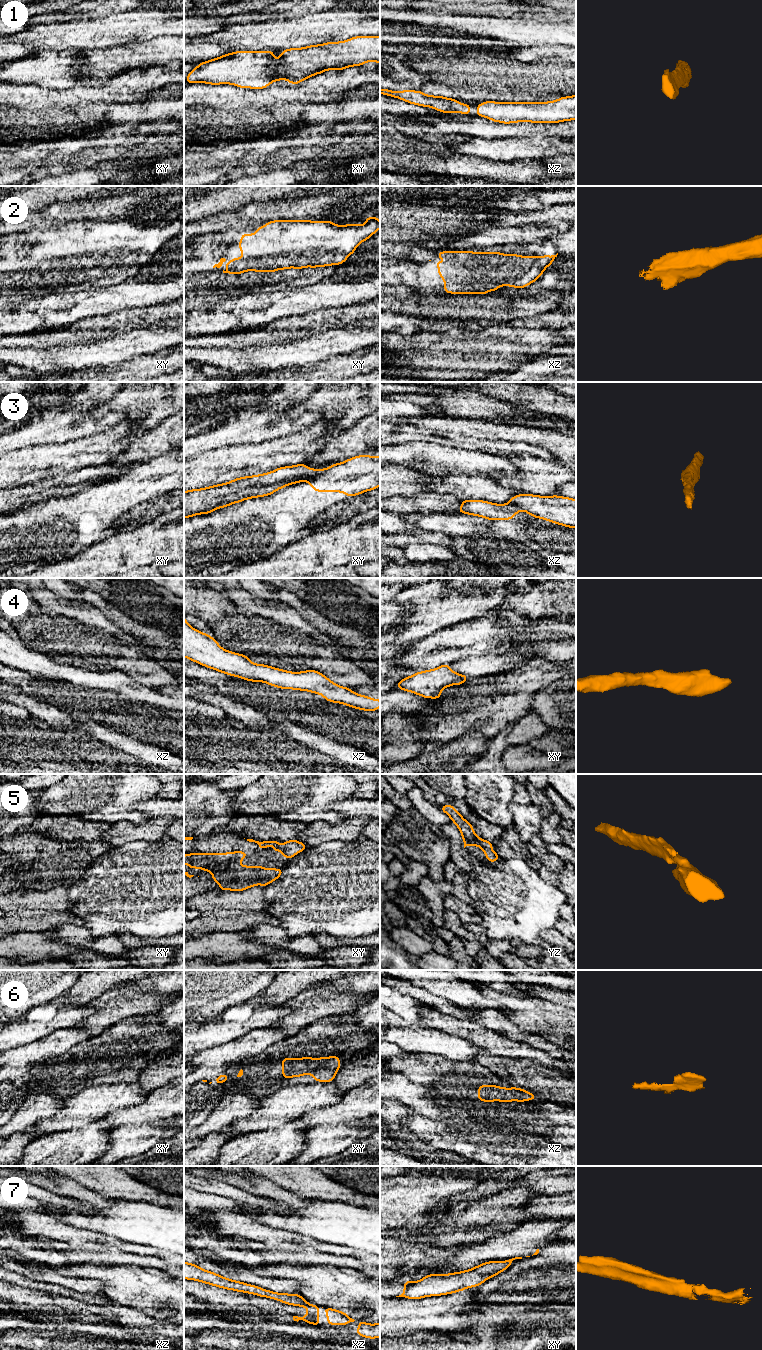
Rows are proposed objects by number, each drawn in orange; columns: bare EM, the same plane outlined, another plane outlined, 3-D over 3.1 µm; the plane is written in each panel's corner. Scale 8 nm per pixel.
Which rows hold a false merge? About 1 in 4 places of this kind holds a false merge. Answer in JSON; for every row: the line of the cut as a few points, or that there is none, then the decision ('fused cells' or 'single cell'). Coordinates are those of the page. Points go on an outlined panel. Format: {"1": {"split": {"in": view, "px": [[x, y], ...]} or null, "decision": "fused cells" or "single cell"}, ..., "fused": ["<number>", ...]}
{"1": {"split": null, "decision": "single cell"}, "2": {"split": null, "decision": "single cell"}, "3": {"split": {"in": "xy", "px": [[324, 469], [306, 481]]}, "decision": "fused cells"}, "4": {"split": null, "decision": "single cell"}, "5": {"split": null, "decision": "single cell"}, "6": {"split": null, "decision": "single cell"}, "7": {"split": null, "decision": "single cell"}, "fused": ["3"]}

